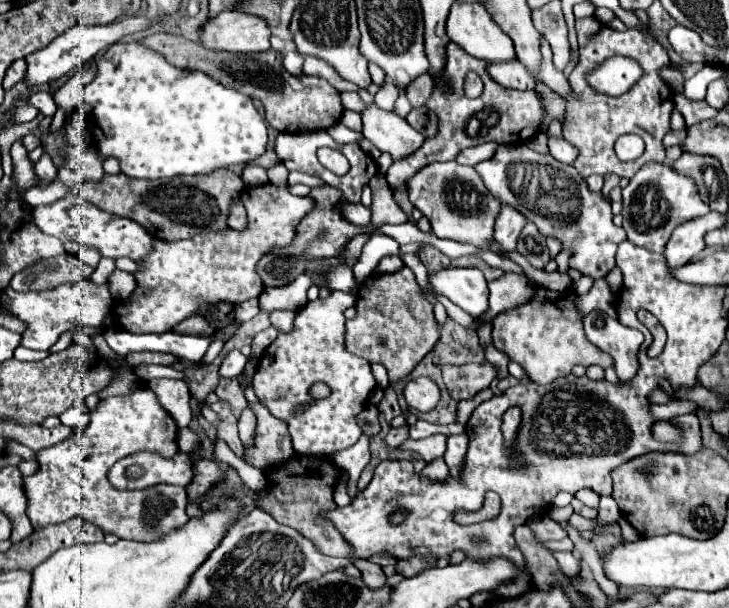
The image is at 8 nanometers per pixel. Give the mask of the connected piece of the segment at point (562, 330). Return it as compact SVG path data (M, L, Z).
M537 288L537 294L531 302L507 310L493 320L493 344L513 358L513 362L521 364L527 378L535 384L549 384L559 376L567 376L575 364L599 364L601 368L613 366L609 354L599 352L599 348L585 338L581 316L573 308L573 298L575 294L569 292L567 310L559 310L557 304L549 300L547 290Z

